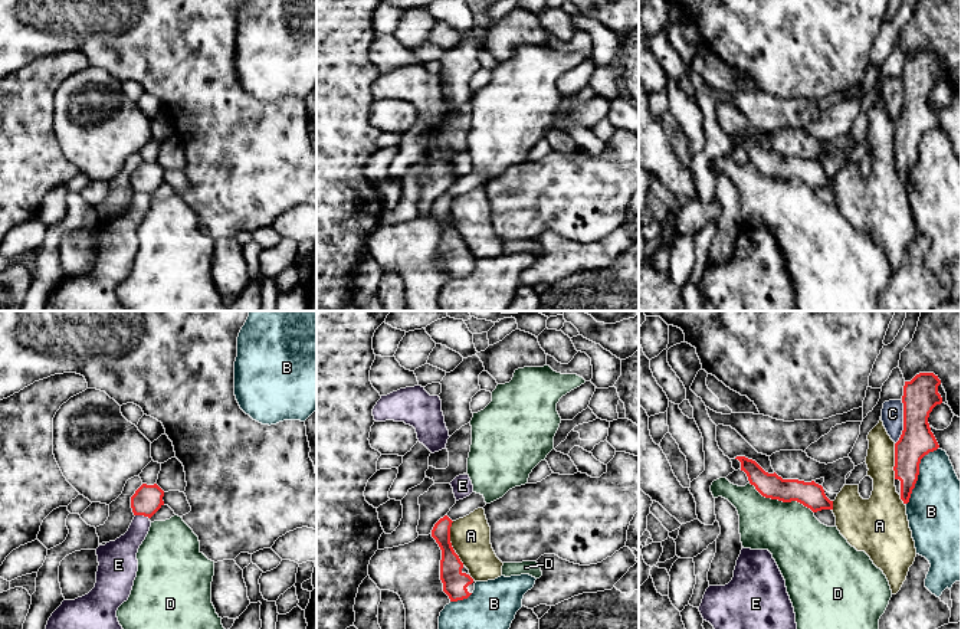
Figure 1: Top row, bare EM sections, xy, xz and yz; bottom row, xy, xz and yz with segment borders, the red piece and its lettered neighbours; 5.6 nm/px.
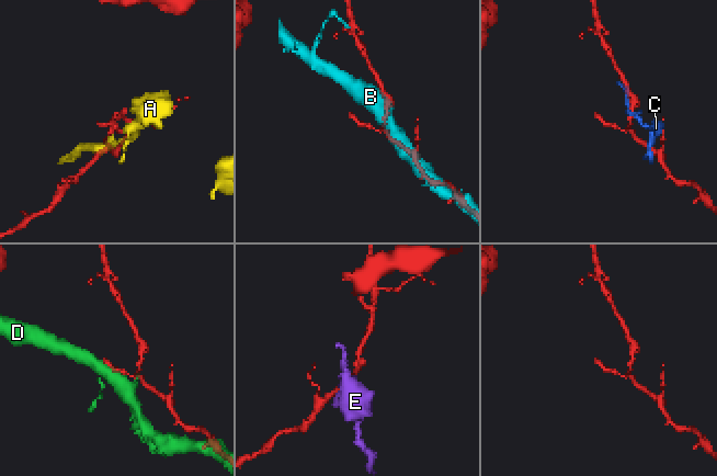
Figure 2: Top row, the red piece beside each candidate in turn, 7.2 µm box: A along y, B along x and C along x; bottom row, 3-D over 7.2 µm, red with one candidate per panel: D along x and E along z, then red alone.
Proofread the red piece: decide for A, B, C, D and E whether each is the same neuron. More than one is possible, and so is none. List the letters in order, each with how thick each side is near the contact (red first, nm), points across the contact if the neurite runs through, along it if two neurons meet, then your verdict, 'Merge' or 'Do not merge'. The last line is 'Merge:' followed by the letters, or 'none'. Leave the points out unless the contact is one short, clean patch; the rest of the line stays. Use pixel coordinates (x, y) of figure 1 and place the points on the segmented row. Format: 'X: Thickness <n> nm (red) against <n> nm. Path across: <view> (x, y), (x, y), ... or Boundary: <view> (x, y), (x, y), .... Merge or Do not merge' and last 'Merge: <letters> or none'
A: Thickness 190 nm (red) against 190 nm. Do not merge
B: Thickness 190 nm (red) against 400 nm. Do not merge
C: Thickness 190 nm (red) against 130 nm. Boundary: yz (902, 400), (902, 433), (895, 444). Do not merge
D: Thickness 140 nm (red) against 320 nm. Do not merge
E: Thickness 160 nm (red) against 160 nm. Boundary: xy (135, 514), (143, 514), (148, 518). Do not merge
Merge: none

